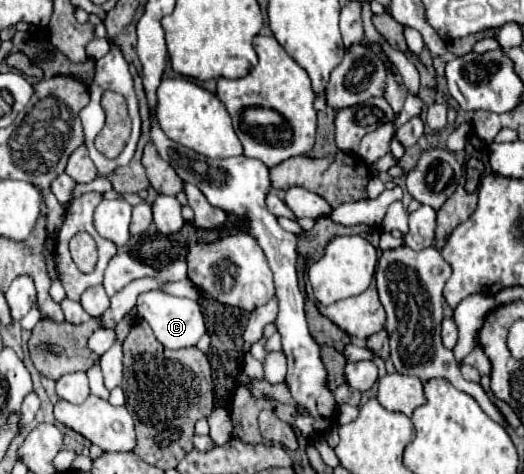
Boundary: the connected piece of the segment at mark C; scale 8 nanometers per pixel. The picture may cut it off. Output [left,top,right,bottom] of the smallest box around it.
[137,290,205,348]

